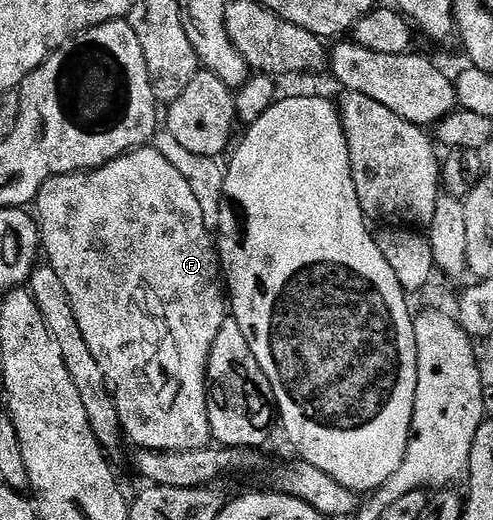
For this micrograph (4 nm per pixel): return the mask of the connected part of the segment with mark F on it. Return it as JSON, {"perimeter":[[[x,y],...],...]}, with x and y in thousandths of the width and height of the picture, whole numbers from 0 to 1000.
{"perimeter":[[[312,281],[276,283],[270,290],[221,310],[191,329],[154,329],[150,337],[110,337],[97,344],[79,367],[75,385],[75,427],[83,454],[83,483],[93,504],[124,533],[124,548],[132,548],[132,563],[140,563],[140,587],[148,587],[148,610],[156,610],[156,625],[164,625],[164,642],[172,646],[172,663],[181,663],[181,679],[197,687],[197,702],[205,702],[217,719],[217,735],[229,746],[237,794],[245,802],[245,817],[256,842],[266,844],[282,863],[300,867],[381,867],[408,863],[430,850],[424,825],[424,794],[420,792],[420,696],[432,671],[432,656],[440,656],[440,633],[465,612],[465,575],[456,565],[456,544],[448,535],[444,485],[432,465],[430,446],[416,440],[416,417],[408,417],[408,392],[391,363],[383,363],[383,348],[318,294]]]}

